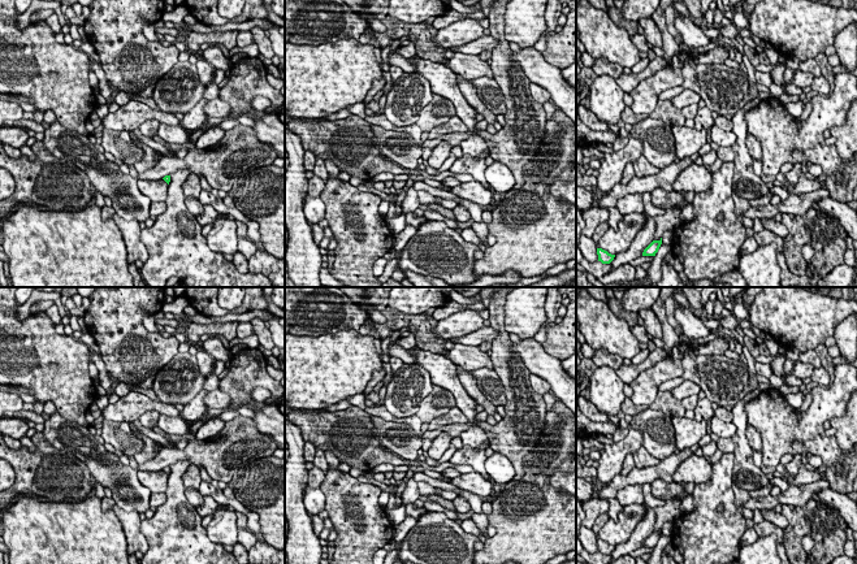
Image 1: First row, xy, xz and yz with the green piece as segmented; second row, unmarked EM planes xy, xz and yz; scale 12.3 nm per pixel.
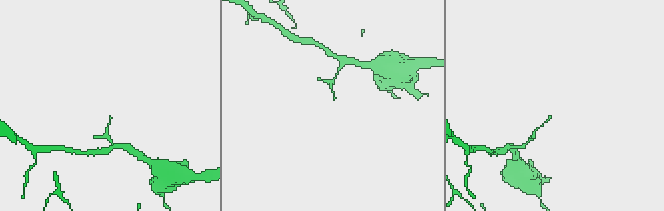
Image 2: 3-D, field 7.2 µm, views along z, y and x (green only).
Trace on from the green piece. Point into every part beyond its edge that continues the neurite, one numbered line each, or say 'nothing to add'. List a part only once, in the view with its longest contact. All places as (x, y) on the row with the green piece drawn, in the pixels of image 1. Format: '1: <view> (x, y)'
nothing to add

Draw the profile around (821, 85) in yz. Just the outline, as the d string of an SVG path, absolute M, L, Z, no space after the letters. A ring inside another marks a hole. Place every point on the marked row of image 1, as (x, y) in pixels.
M814 77L810 86L813 91L817 91L819 95L828 96L830 94L830 82L823 77Z

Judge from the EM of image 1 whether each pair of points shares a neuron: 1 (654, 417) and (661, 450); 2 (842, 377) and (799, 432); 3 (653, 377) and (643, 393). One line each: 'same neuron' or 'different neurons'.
1: same neuron
2: same neuron
3: same neuron

